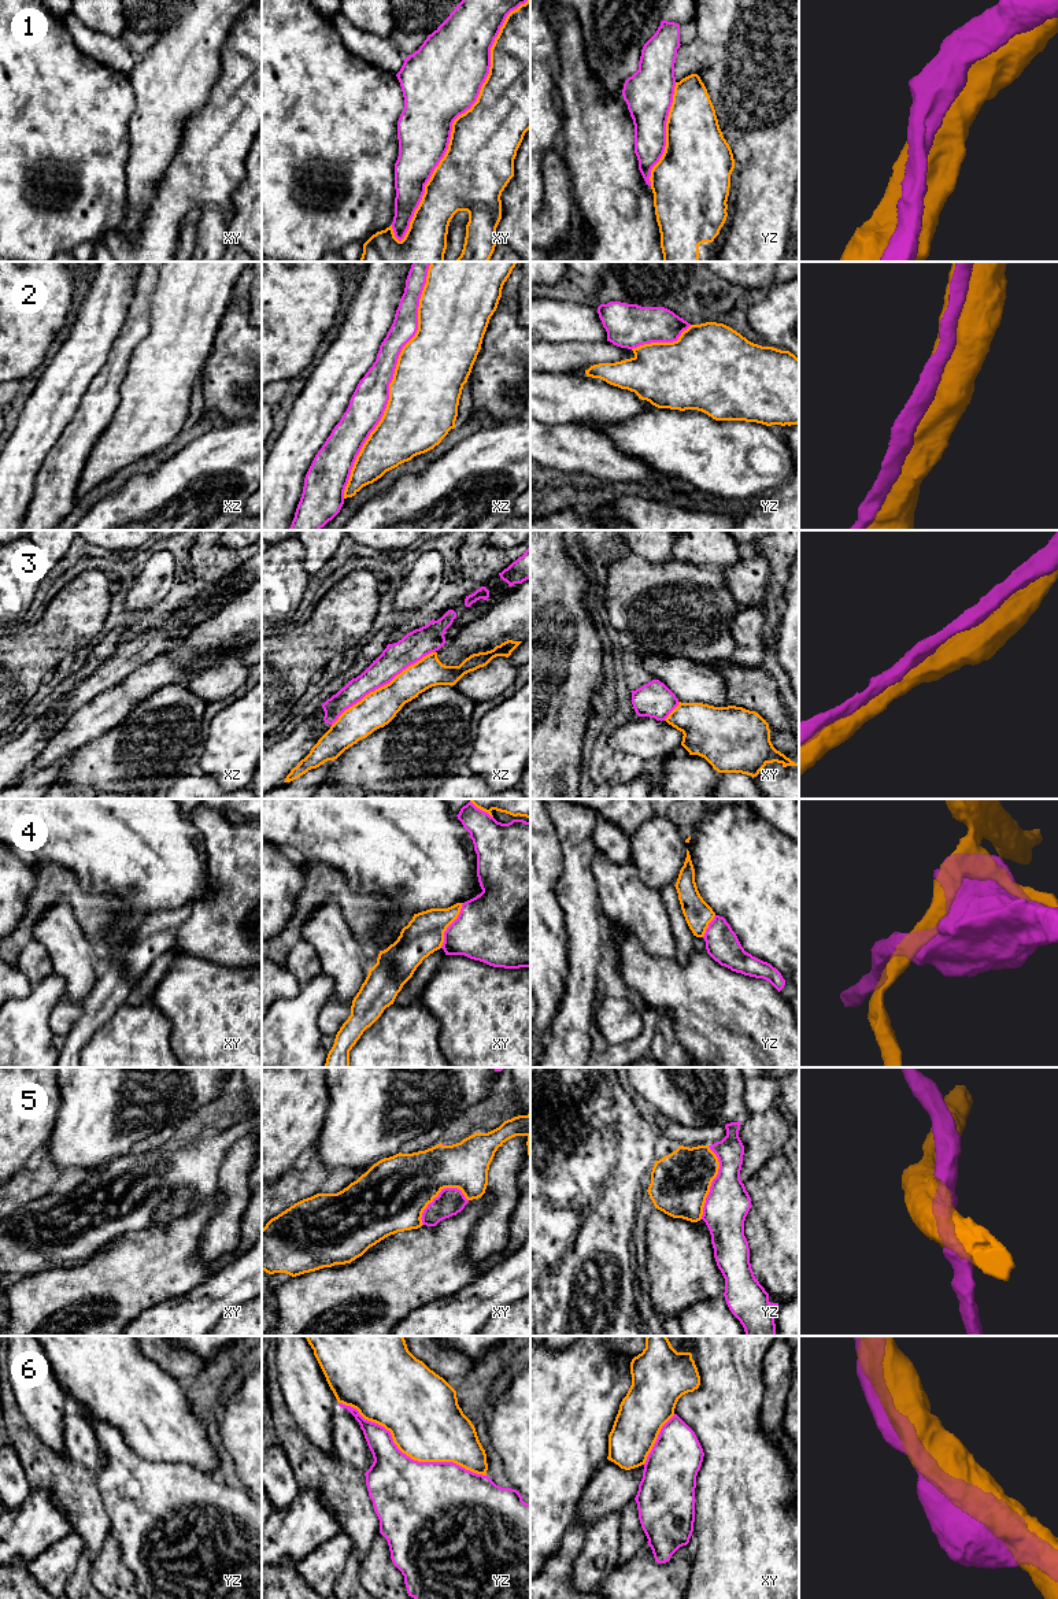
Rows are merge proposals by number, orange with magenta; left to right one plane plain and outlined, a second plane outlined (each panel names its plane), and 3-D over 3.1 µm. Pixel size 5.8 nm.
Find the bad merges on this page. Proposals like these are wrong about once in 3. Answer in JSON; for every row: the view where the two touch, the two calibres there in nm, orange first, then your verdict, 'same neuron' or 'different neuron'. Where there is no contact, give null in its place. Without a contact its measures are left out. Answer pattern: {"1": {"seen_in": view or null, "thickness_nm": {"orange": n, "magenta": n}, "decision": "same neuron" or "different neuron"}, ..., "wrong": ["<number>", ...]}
{"1": {"seen_in": "xy", "thickness_nm": {"orange": 400, "magenta": 460}, "decision": "same neuron"}, "2": {"seen_in": "xz", "thickness_nm": {"orange": 420, "magenta": 220}, "decision": "same neuron"}, "3": {"seen_in": "xz", "thickness_nm": {"orange": 200, "magenta": 170}, "decision": "different neuron"}, "4": {"seen_in": "xy", "thickness_nm": {"orange": 240, "magenta": 420}, "decision": "different neuron"}, "5": {"seen_in": "yz", "thickness_nm": {"orange": 360, "magenta": 260}, "decision": "different neuron"}, "6": {"seen_in": "yz", "thickness_nm": {"orange": 440, "magenta": 440}, "decision": "same neuron"}, "wrong": ["3", "4", "5"]}

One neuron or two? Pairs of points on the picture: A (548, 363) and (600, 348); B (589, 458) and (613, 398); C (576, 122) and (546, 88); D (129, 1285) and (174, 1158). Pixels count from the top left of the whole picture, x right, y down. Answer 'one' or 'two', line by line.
A: one
B: two
C: two
D: one

